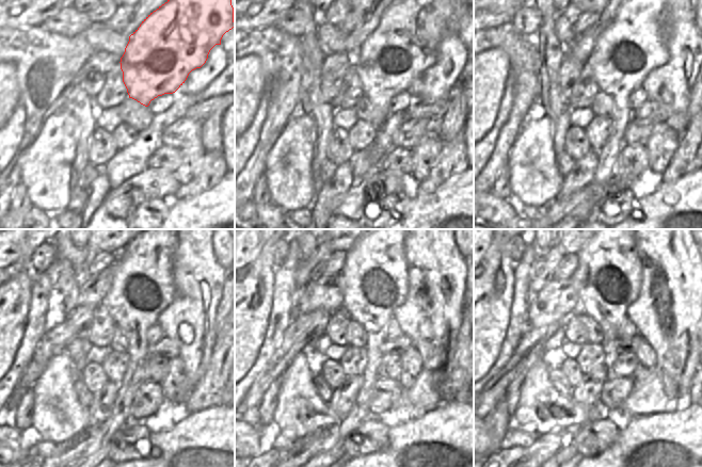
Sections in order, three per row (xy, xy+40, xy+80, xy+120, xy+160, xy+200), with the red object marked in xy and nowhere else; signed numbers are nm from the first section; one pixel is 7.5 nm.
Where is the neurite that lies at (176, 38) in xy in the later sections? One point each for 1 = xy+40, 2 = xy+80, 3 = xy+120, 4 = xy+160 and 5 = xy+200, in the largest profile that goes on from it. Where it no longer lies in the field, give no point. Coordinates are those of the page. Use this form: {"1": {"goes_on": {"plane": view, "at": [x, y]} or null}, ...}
{"1": {"goes_on": {"plane": "xy+40", "at": [404, 43]}}, "2": {"goes_on": {"plane": "xy+80", "at": [633, 45]}}, "3": {"goes_on": {"plane": "xy+120", "at": [143, 285]}}, "4": {"goes_on": {"plane": "xy+160", "at": [373, 280]}}, "5": {"goes_on": {"plane": "xy+200", "at": [607, 278]}}}

